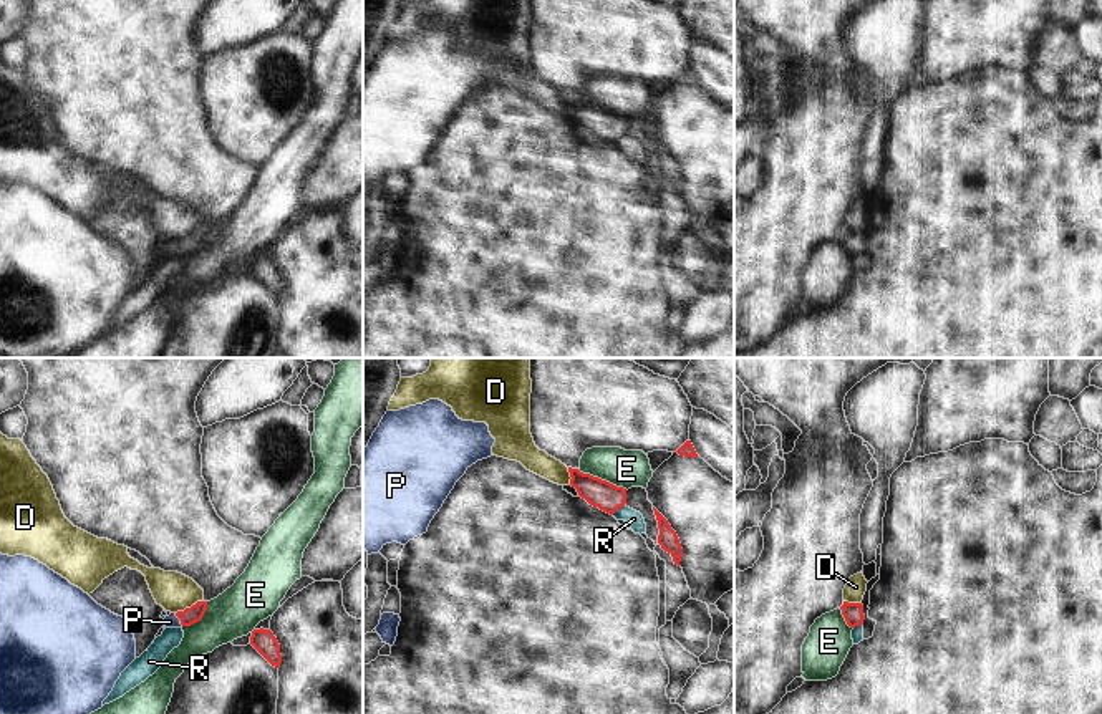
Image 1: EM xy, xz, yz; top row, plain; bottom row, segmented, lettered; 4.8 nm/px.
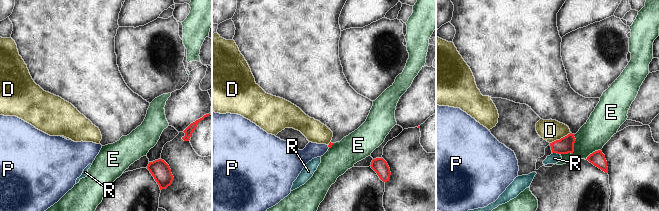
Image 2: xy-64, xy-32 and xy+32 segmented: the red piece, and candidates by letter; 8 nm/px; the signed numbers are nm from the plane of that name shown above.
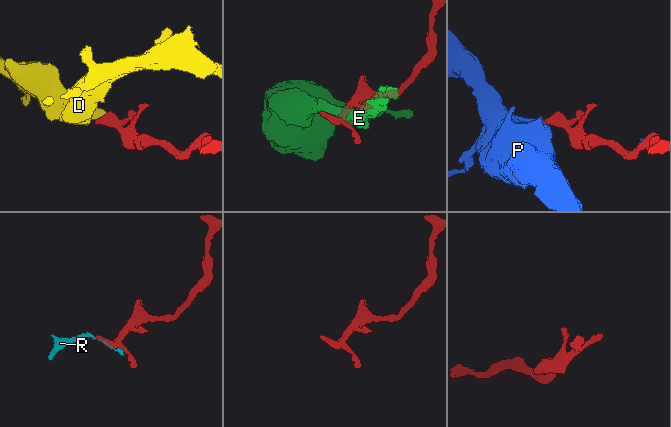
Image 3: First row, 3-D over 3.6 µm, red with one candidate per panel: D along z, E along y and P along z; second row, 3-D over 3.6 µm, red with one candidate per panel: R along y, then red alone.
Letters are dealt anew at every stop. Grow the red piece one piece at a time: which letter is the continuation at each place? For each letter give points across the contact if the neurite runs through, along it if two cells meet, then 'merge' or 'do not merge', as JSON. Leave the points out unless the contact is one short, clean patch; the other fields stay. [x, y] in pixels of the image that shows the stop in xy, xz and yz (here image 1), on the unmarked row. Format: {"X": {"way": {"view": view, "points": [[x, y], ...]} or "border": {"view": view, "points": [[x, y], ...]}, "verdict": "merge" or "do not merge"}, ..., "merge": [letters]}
{"D": {"border": {"view": "xy", "points": [[201, 229], [176, 242]]}, "verdict": "do not merge"}, "E": {"border": {"view": "xz", "points": [[577, 98], [627, 118]]}, "verdict": "do not merge"}, "P": {"way": {"view": "xy", "points": [[191, 244], [179, 247], [169, 250]]}, "verdict": "merge"}, "R": {"verdict": "do not merge"}, "merge": ["P"]}

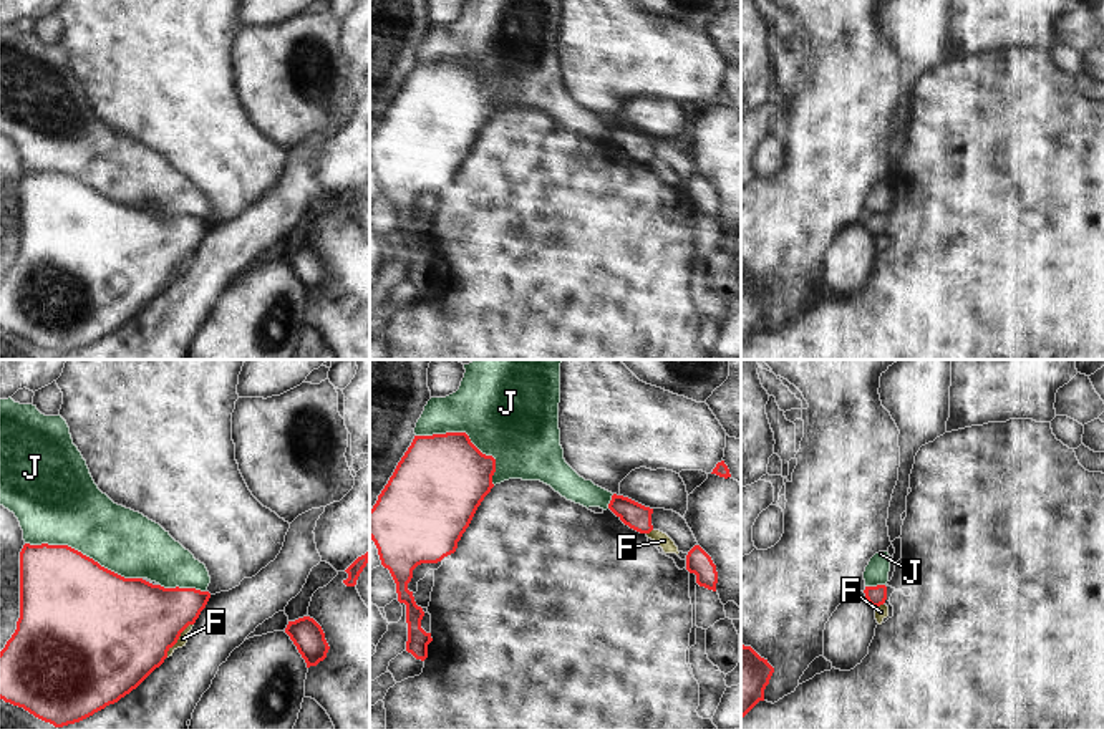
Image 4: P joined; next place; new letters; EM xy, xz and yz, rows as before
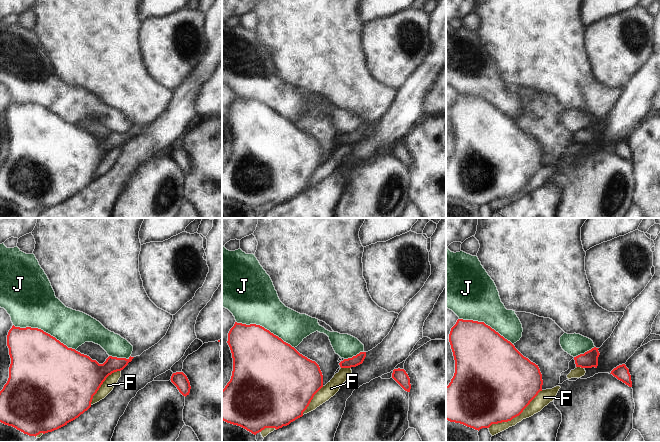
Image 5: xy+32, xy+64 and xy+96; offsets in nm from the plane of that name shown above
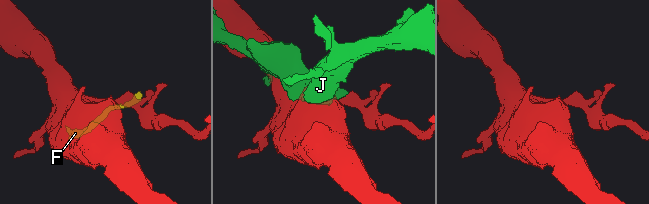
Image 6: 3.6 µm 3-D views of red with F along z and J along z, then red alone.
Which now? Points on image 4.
{"F": {"verdict": "do not merge"}, "J": {"verdict": "do not merge"}, "merge": []}

